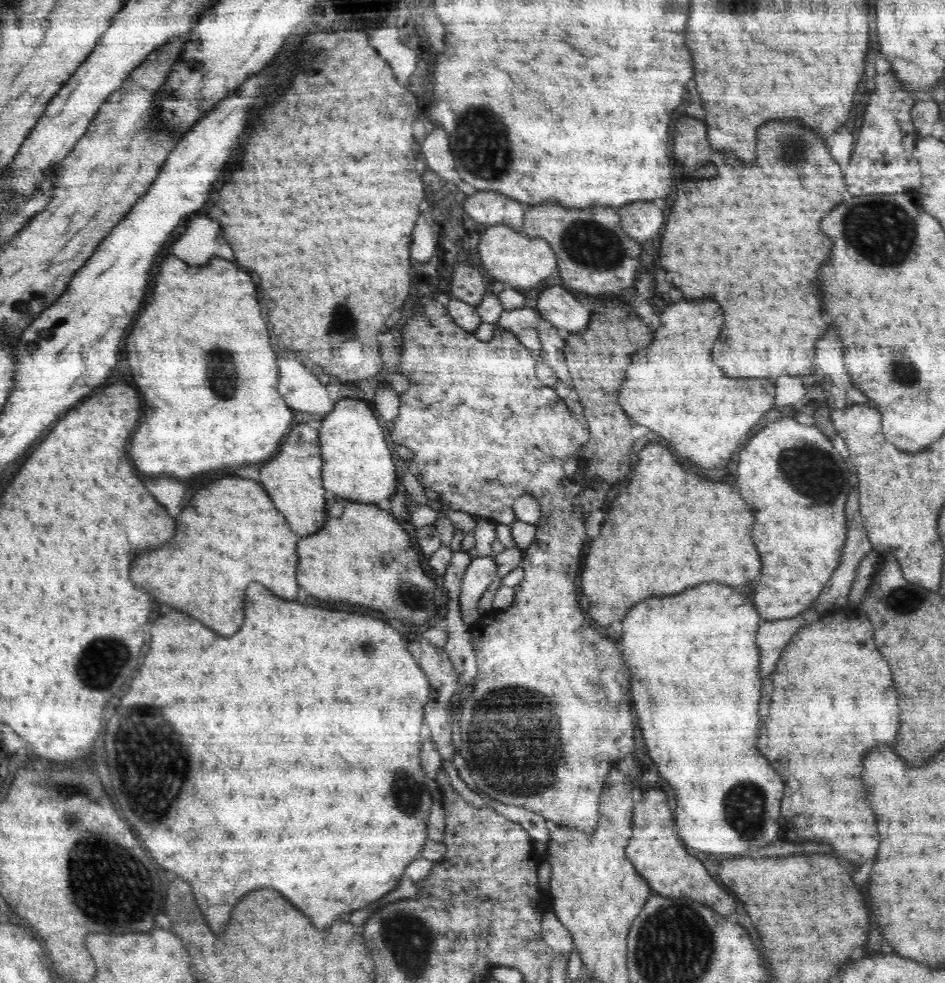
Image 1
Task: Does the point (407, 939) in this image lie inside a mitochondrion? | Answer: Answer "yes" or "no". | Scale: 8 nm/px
yes

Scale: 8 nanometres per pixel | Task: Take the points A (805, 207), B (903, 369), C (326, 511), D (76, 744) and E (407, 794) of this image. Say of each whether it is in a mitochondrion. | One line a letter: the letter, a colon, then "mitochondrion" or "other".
A: other
B: mitochondrion
C: other
D: other
E: mitochondrion

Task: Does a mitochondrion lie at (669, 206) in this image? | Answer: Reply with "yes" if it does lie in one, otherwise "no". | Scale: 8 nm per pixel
no

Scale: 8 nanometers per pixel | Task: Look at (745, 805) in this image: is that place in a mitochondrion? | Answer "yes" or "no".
yes

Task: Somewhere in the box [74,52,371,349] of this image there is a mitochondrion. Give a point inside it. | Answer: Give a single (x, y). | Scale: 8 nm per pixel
(342, 320)

